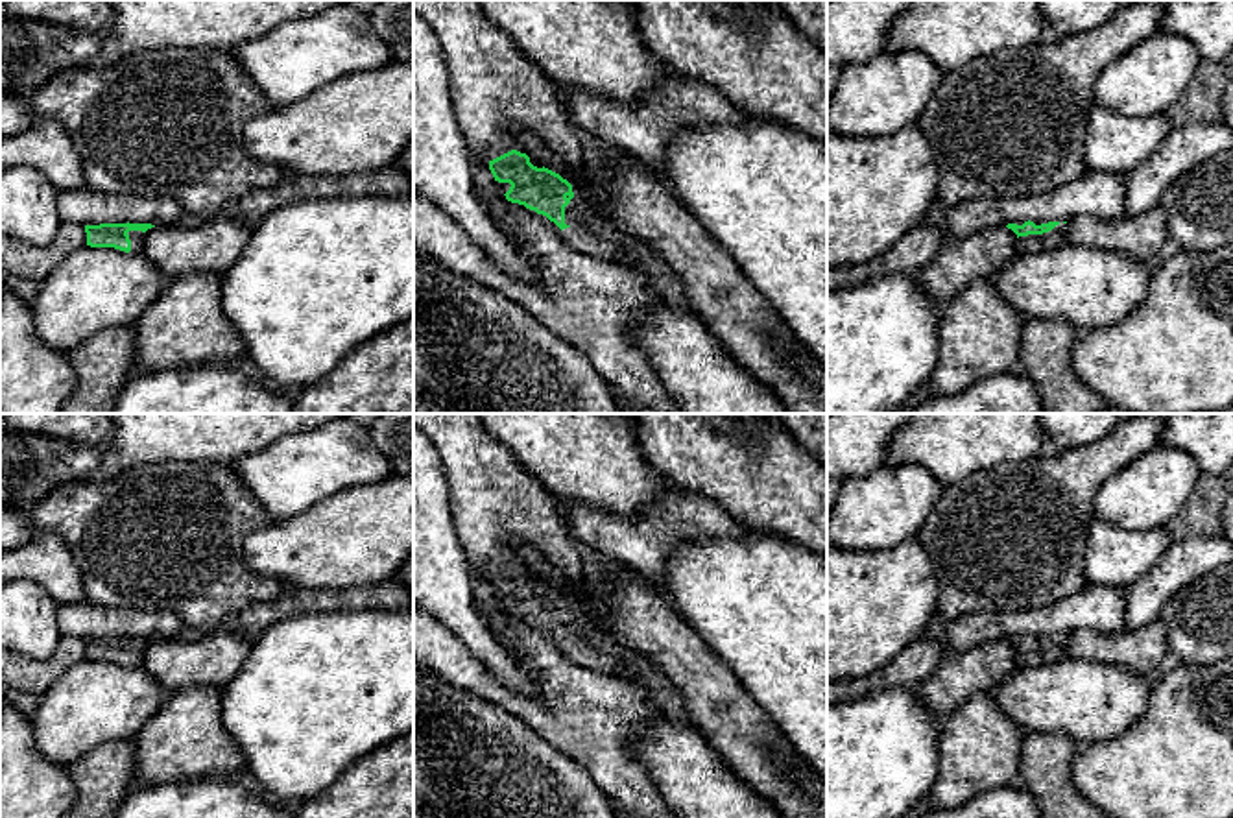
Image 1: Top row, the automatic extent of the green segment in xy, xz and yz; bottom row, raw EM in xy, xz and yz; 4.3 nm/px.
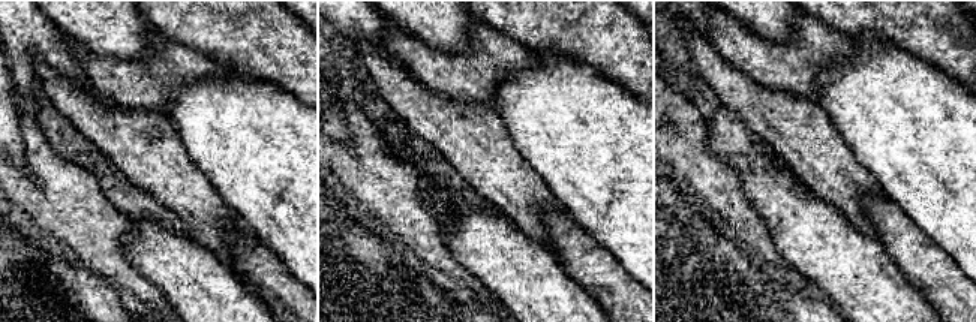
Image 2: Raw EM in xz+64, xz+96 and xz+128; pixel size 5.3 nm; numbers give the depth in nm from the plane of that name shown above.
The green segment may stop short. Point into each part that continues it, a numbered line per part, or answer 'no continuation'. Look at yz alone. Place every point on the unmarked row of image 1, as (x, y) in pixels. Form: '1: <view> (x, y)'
1: yz (1030, 658)

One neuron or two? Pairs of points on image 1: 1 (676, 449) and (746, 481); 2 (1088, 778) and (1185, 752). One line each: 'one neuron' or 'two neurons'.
1: one neuron
2: one neuron

